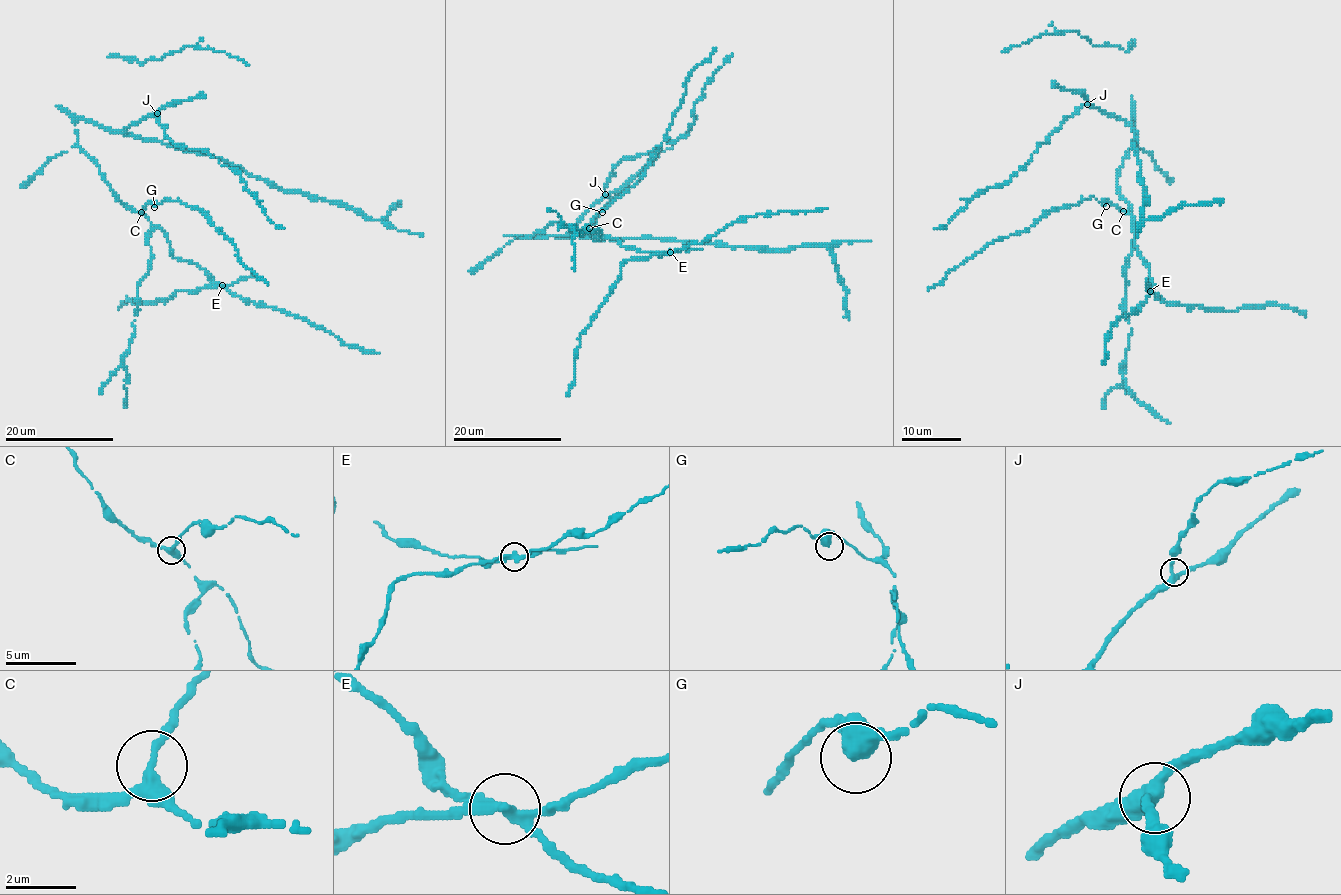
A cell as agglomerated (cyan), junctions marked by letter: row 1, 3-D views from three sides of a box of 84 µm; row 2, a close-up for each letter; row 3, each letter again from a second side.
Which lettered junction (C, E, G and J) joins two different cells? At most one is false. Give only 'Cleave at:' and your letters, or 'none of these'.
Cleave at: E

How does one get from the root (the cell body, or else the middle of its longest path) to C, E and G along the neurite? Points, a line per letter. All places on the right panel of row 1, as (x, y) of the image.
C: (1135, 127), (1134, 145), (1123, 160), (1116, 183), (1118, 192), (1128, 204), (1128, 210), (1123, 211)
E: (1135, 127), (1134, 145), (1123, 160), (1116, 185), (1132, 217), (1138, 256), (1150, 269), (1153, 284), (1150, 291)
G: (1135, 127), (1134, 145), (1123, 160), (1116, 183), (1128, 210), (1122, 211), (1107, 200), (1106, 206)

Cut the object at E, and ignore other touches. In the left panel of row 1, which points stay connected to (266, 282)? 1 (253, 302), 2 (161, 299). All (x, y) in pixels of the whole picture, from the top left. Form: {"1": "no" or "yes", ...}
{"1": "yes", "2": "no"}

